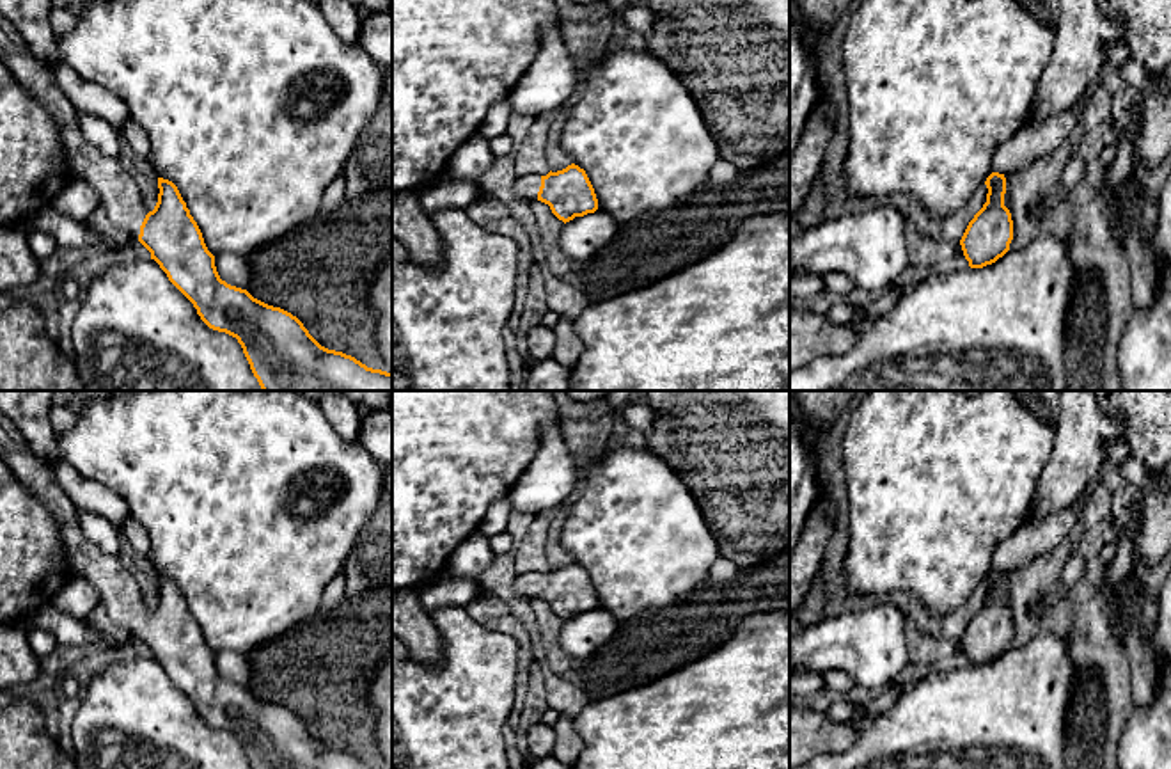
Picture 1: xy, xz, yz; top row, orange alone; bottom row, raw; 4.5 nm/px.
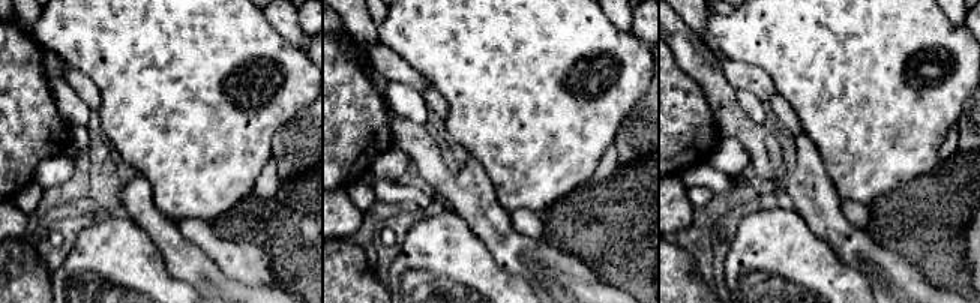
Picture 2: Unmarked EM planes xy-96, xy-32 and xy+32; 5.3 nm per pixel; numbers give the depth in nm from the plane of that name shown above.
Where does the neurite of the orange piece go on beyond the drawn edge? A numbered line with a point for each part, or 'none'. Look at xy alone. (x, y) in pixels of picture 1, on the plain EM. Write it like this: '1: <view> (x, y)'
1: xy (119, 592)

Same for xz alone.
1: xz (526, 585)

